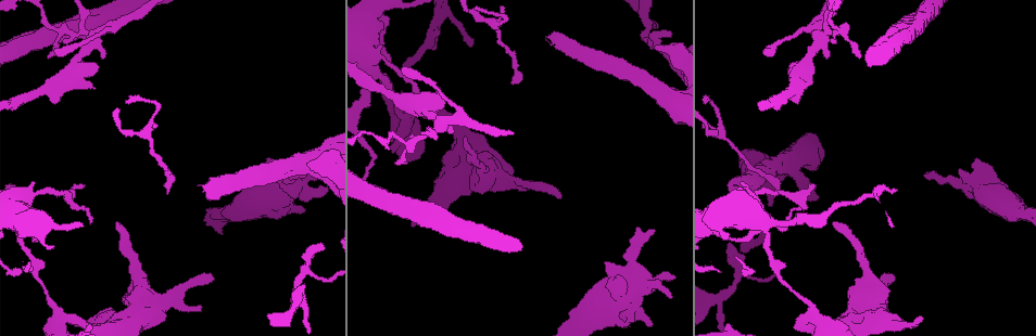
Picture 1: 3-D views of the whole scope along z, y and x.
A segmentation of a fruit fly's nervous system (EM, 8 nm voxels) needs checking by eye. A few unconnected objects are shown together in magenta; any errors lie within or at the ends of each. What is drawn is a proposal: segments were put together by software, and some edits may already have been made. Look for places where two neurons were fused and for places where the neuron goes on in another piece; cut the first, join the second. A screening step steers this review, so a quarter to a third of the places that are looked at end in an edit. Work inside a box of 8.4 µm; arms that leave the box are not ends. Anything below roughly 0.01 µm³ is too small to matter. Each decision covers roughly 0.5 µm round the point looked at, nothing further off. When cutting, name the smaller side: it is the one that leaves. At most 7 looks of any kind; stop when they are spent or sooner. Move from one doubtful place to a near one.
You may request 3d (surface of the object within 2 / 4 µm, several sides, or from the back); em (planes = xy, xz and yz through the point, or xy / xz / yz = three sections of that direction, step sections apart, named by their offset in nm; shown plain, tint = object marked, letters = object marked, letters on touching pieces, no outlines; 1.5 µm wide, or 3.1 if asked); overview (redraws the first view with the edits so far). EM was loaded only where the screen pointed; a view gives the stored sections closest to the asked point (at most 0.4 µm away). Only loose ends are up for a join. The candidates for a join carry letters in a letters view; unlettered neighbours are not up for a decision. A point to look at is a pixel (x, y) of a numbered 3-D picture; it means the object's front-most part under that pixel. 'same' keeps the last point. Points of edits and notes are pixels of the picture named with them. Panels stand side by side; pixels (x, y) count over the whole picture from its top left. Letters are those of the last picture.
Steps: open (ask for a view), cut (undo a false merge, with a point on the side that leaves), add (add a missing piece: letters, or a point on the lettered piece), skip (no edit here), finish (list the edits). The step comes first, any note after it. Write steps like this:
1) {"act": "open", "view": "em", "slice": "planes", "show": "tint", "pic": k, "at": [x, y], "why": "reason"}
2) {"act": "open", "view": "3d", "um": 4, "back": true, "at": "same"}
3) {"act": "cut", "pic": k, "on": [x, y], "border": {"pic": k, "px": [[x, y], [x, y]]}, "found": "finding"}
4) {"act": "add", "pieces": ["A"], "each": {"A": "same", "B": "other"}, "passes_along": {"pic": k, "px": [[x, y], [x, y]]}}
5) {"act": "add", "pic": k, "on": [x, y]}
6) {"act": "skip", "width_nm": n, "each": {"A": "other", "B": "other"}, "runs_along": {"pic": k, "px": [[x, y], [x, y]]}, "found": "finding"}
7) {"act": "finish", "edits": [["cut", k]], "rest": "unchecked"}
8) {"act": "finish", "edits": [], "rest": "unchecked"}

{"act": "open", "view": "em", "slice": "xz", "step": 4, "show": "letters", "pic": 1, "at": [653, 231], "why": "branch stops here"}

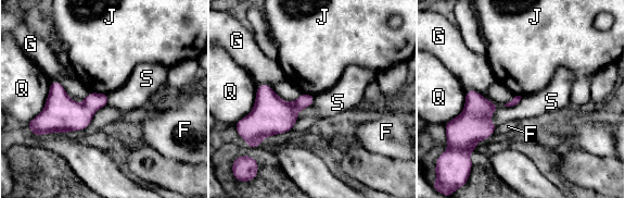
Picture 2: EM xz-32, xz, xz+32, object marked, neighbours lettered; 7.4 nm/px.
{"act": "open", "view": "em", "slice": "planes", "show": "letters", "at": "same"}

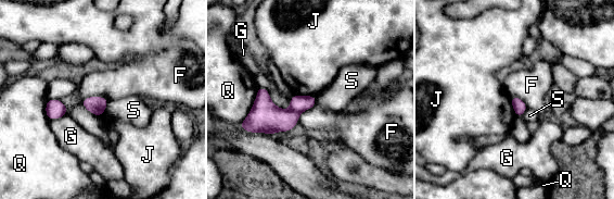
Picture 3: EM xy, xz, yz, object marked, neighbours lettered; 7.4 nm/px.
{"act": "skip", "each": {"F": "other", "G": "other", "J": "other", "Q": "other", "S": "other"}, "border": {"pic": 3, "px": [[294, 94], [315, 96]]}, "found": "no lettered piece goes on from it"}

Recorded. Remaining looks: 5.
{"act": "open", "view": "3d", "um": 2, "back": true, "pic": 1, "at": [59, 312]}

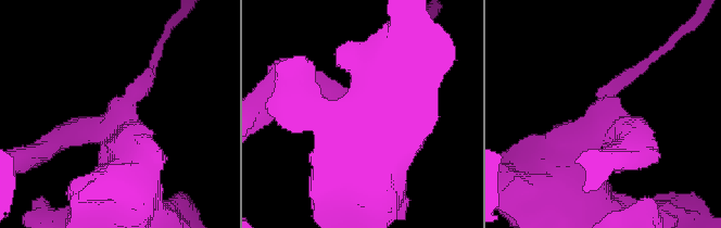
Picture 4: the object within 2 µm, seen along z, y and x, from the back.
{"act": "open", "view": "em", "slice": "planes", "show": "tint", "pic": 4, "at": [119, 117], "arms": 3, "why": "shape alone is not enough"}

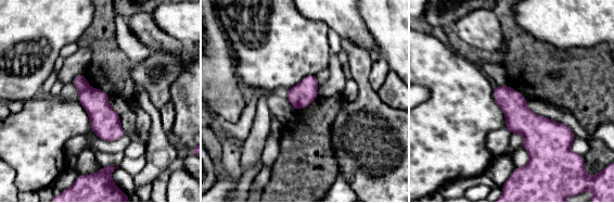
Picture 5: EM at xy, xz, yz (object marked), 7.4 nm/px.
{"act": "open", "view": "em", "slice": "planes", "show": "letters", "at": "same", "why": "what lies round it"}

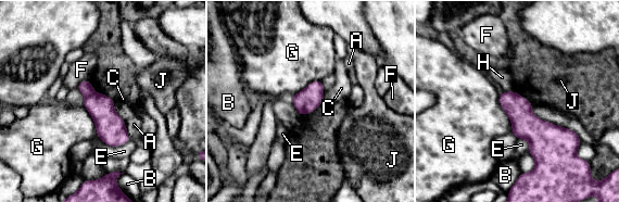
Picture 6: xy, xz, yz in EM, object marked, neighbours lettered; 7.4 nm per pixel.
{"act": "cut", "pic": 6, "on": [100, 106], "each": {"A": "other", "B": "other", "C": "other", "E": "other", "F": "other", "G": "other", "H": "other", "J": "other"}, "border": {"pic": 6, "px": [[95, 92], [86, 97]]}, "found": "two neurons meet here"}

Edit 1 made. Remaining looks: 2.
{"act": "open", "view": "em", "slice": "xz", "step": 8, "show": "letters", "pic": 1, "at": [897, 190]}

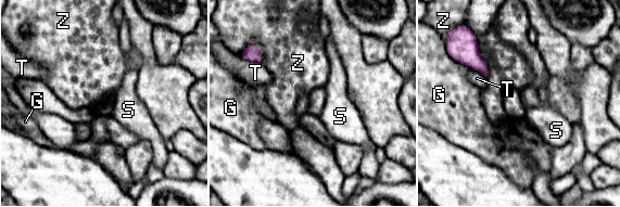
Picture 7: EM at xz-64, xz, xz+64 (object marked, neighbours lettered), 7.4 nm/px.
{"act": "skip", "each": {"G": "other", "S": "other", "T": "other", "Z": "other"}, "found": "no lettered piece goes on from it"}

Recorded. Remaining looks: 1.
{"act": "finish", "edits": [["cut", 6]], "rest": "unchecked"}

